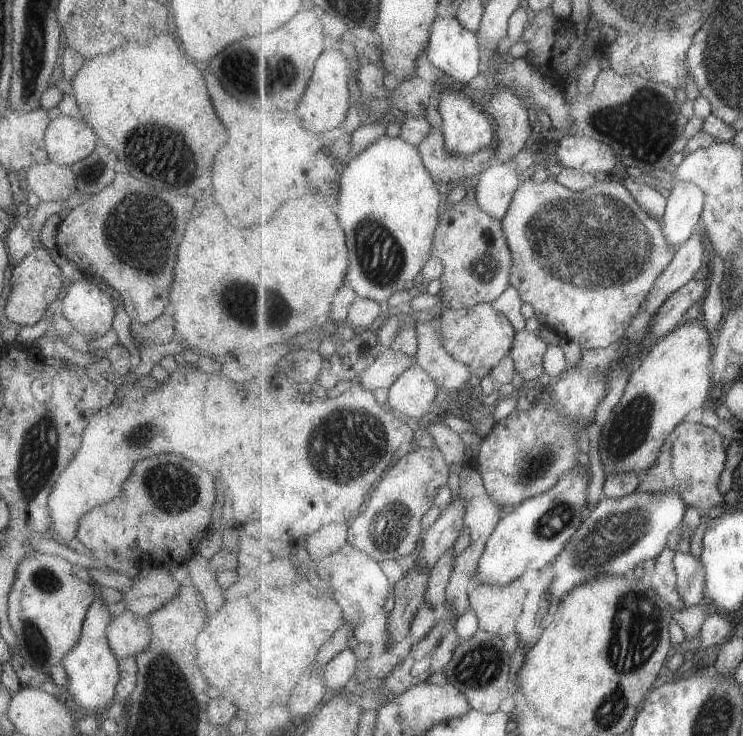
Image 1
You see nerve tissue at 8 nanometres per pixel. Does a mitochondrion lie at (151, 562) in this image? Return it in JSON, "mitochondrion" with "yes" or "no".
{"mitochondrion":"no"}

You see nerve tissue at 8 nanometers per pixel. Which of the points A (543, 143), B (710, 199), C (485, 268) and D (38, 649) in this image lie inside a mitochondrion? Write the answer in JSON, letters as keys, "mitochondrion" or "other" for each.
{"A":"other","B":"other","C":"mitochondrion","D":"mitochondrion"}

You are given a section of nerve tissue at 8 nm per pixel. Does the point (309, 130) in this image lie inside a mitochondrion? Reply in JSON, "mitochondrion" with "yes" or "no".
{"mitochondrion":"no"}

